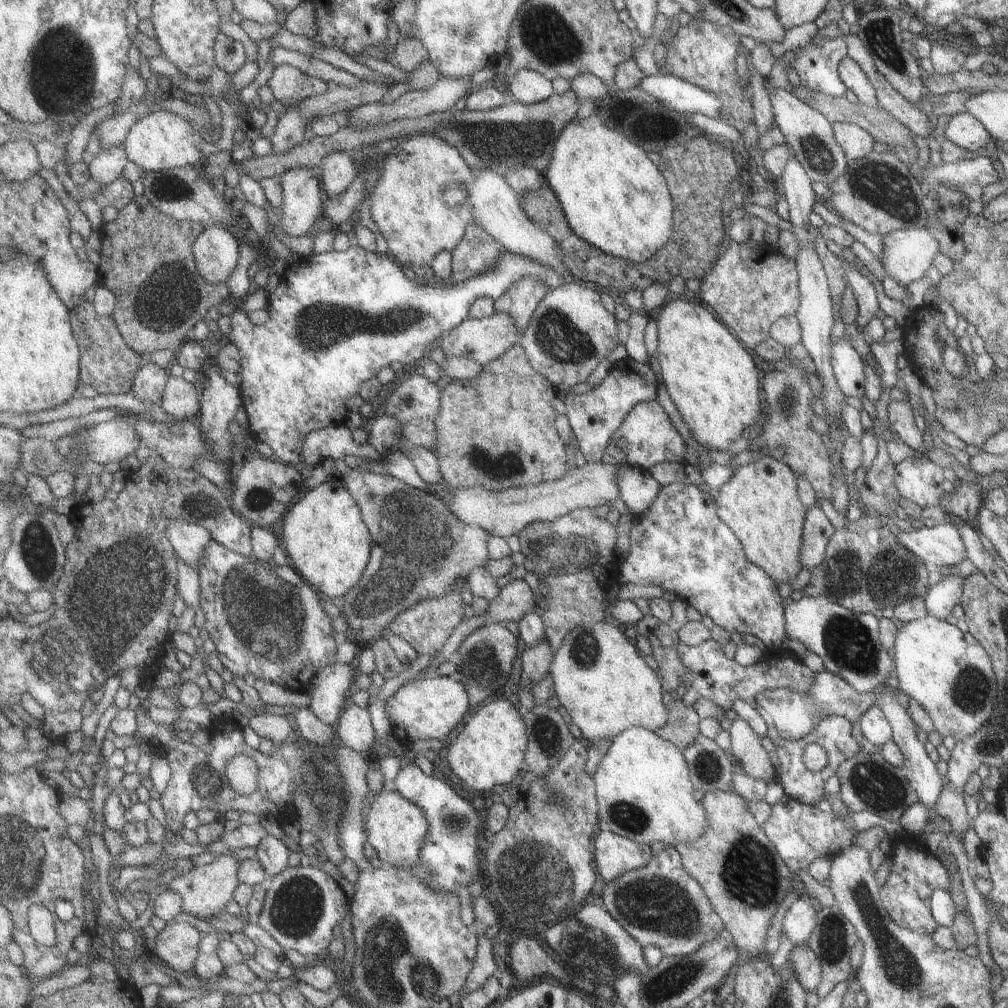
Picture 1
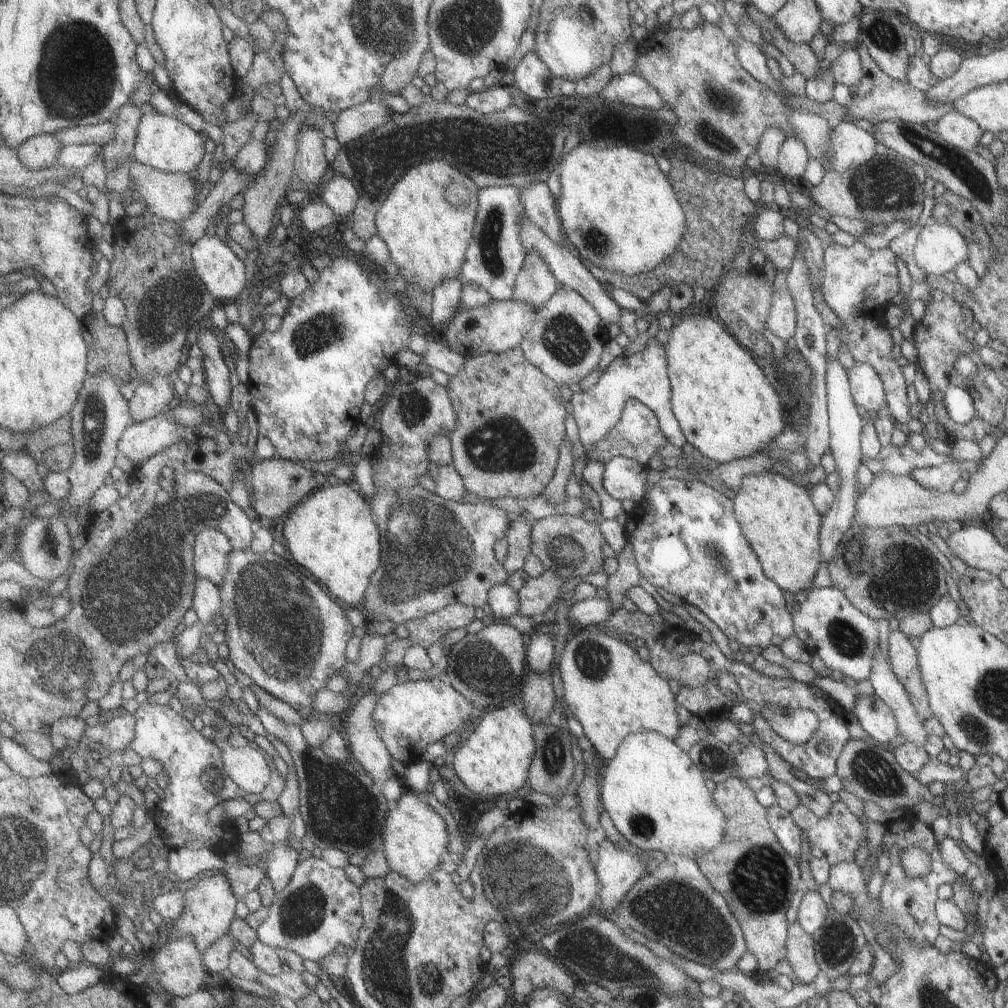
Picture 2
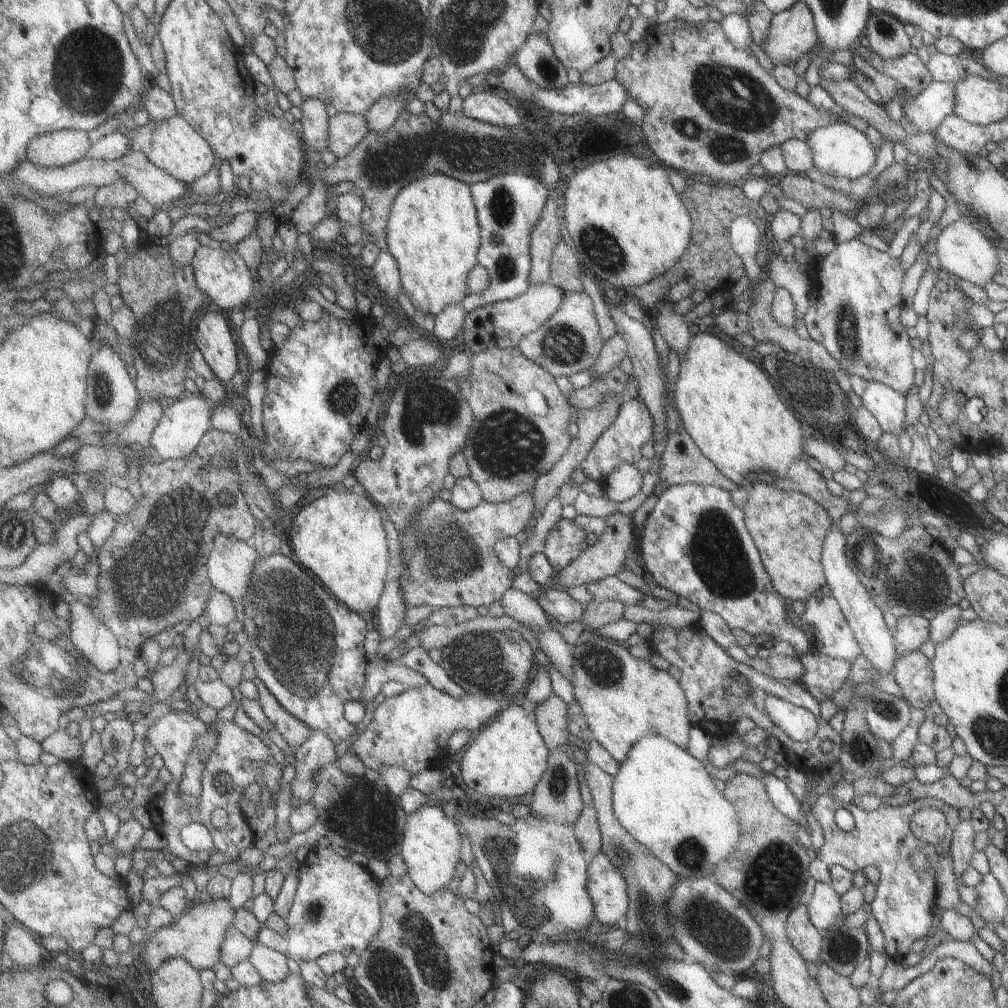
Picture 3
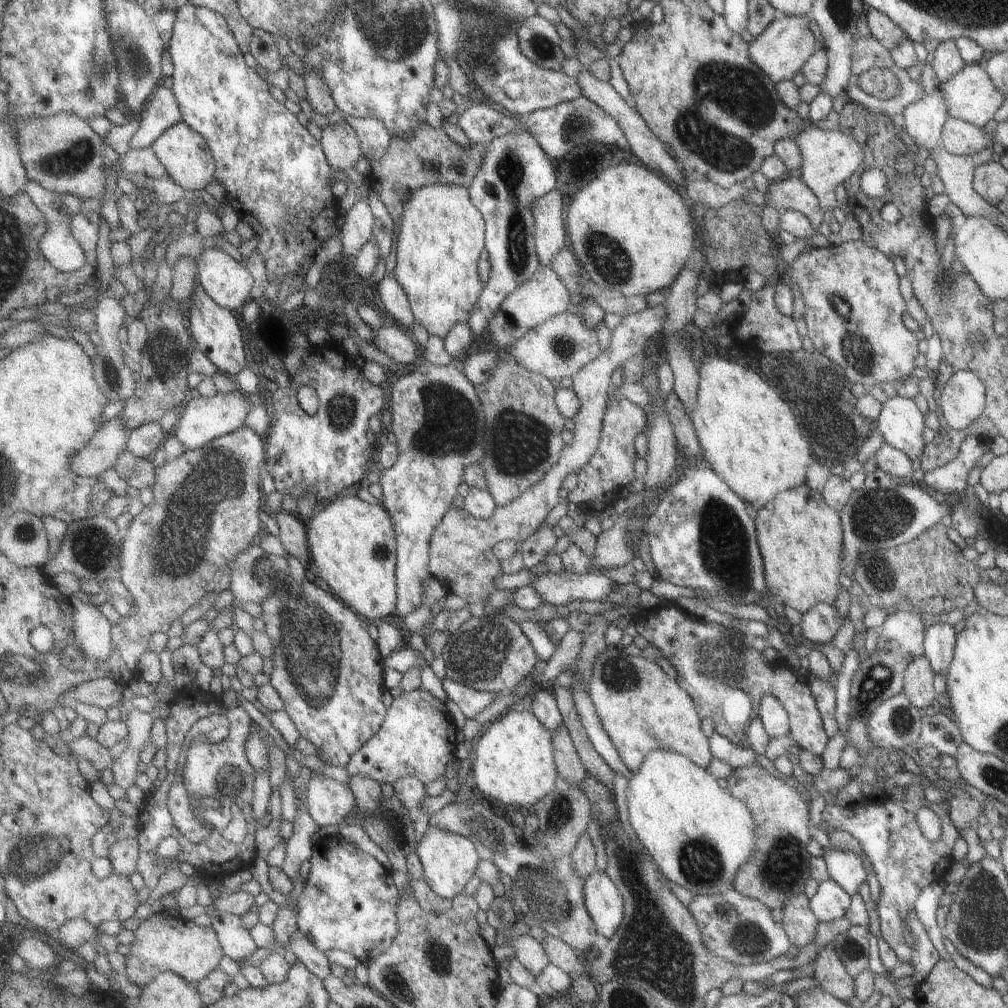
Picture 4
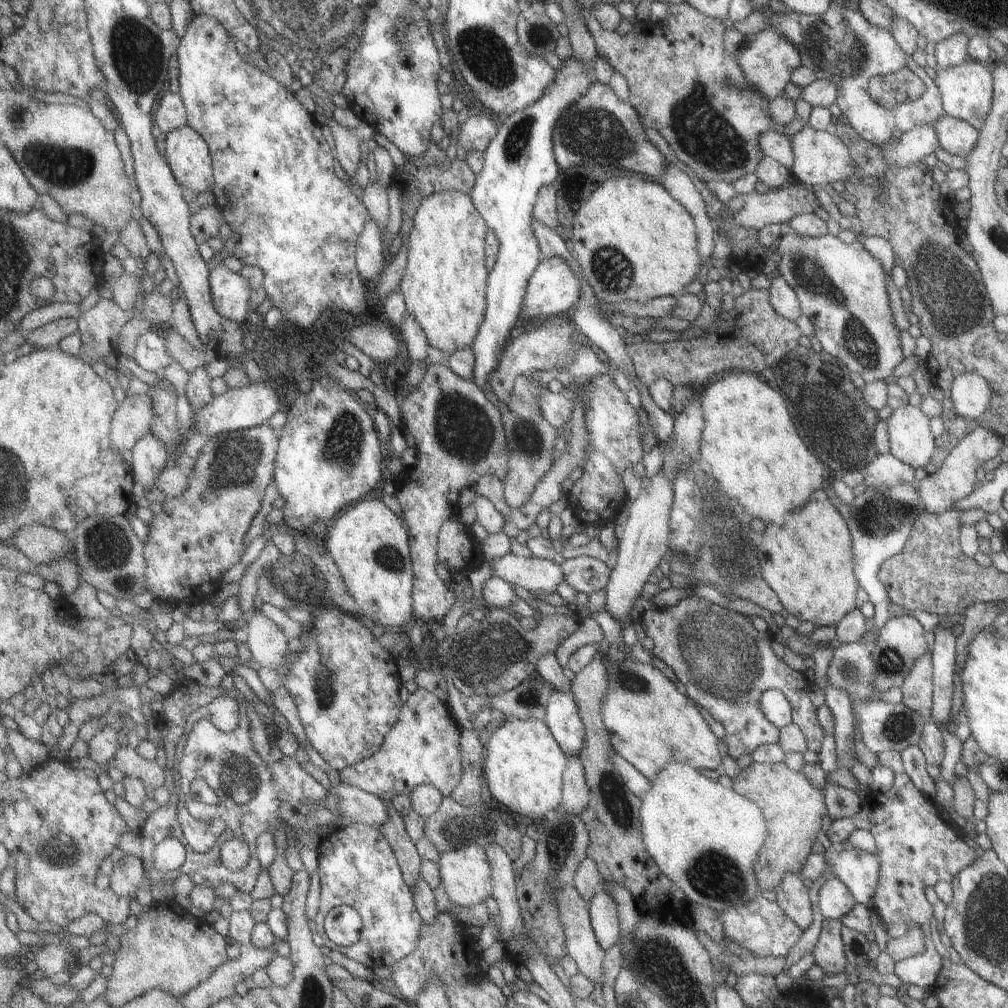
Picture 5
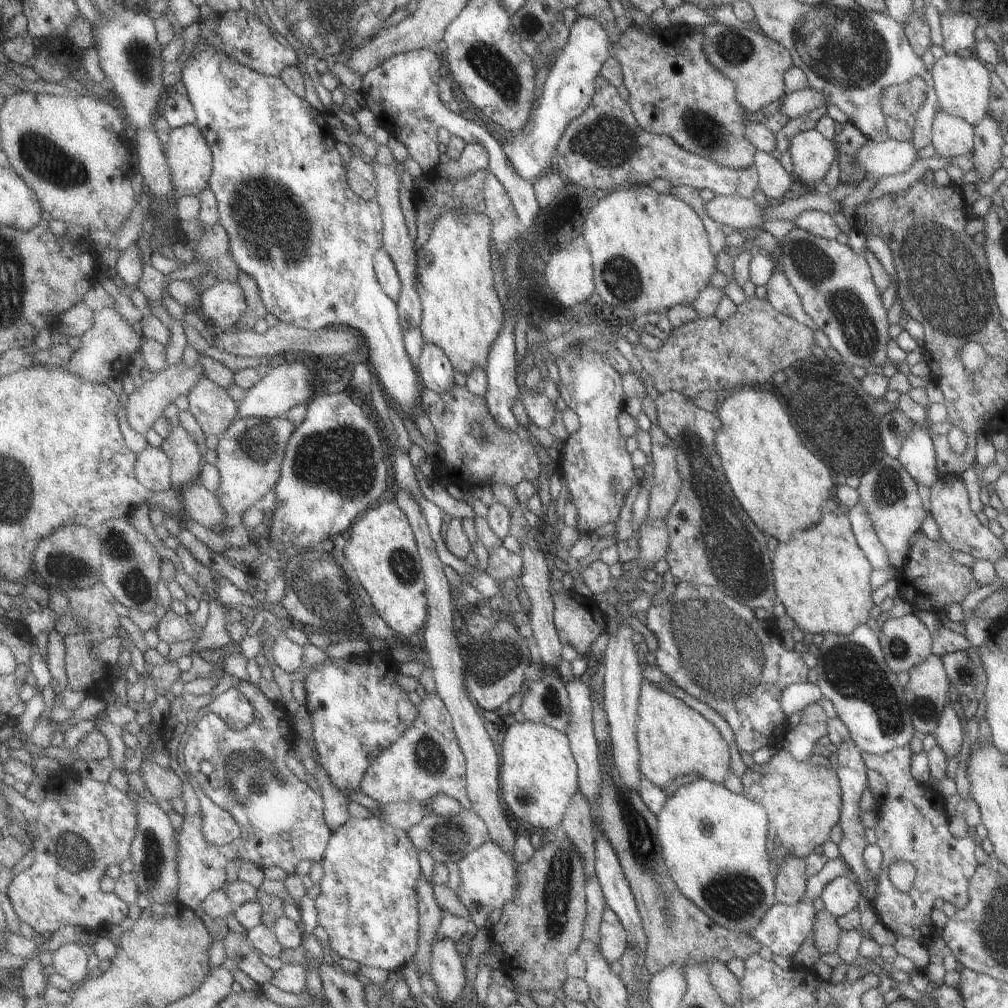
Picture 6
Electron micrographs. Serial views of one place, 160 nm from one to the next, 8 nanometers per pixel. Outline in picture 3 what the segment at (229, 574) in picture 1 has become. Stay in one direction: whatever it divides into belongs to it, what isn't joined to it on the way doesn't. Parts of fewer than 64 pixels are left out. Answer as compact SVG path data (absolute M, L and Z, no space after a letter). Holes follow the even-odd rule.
M276 553L266 558L259 558L259 560L255 562L255 568L253 568L253 572L251 572L249 576L251 576L251 580L249 580L249 591L240 599L240 602L244 608L244 620L242 621L244 632L249 638L249 642L247 643L249 645L244 648L247 648L251 654L250 662L256 669L256 677L263 680L263 684L269 688L269 692L279 700L279 703L285 710L297 716L299 720L307 722L313 733L320 731L328 738L331 738L335 743L339 743L339 740L345 740L345 738L353 736L355 730L357 730L357 726L351 724L351 722L345 718L345 704L350 700L359 701L364 696L365 676L368 673L369 664L367 656L365 656L365 636L367 636L365 616L349 609L343 602L331 596L325 587L321 588L319 579L313 576L302 565L295 562L293 557L287 558L287 556Z

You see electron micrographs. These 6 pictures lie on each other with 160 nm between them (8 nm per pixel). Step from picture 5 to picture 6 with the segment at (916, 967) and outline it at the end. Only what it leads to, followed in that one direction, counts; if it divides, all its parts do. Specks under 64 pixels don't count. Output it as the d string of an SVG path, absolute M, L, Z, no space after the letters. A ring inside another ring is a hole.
M908 745L895 747L882 755L860 753L866 768L883 776L887 790L879 801L875 844L882 854L876 874L876 895L872 906L877 919L897 937L911 937L928 943L933 927L929 921L932 904L937 898L950 902L956 909L966 903L968 880L978 865L973 856L975 842L970 837L955 838L947 827L944 799L929 784L919 784L909 770L911 749ZM902 860L910 862L916 875L907 892L895 890L887 878L888 864Z

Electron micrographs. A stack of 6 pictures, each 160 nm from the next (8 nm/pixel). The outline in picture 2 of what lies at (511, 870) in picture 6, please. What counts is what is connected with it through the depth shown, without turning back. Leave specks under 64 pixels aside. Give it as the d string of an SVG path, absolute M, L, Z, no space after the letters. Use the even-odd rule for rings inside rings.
M415 792L403 794L389 808L383 826L382 851L390 868L401 876L413 882L423 882L428 880L429 876L438 874L441 862L448 859L449 842L451 836L445 818L425 800L421 800Z

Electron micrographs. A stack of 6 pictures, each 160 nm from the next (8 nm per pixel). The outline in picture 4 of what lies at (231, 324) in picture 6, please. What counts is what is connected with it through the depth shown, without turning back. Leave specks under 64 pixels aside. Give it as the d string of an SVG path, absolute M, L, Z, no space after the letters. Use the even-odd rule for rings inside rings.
M209 248L202 250L197 260L197 283L222 308L241 312L251 301L256 281L245 261L231 258L223 250Z

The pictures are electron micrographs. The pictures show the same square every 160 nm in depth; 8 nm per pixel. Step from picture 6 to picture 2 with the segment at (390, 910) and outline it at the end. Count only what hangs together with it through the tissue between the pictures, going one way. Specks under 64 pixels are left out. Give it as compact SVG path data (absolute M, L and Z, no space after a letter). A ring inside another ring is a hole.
M321 858L300 862L285 890L277 893L264 922L257 928L260 942L295 952L317 962L344 945L354 949L364 928L363 897L343 868L333 868Z

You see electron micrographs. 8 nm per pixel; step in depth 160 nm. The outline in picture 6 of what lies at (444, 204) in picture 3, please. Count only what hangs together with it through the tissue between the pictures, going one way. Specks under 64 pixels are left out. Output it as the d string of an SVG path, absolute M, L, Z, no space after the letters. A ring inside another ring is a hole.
M443 211L433 227L429 240L417 251L419 290L422 296L424 313L421 330L427 343L442 348L451 359L457 372L465 375L476 368L486 368L493 343L499 338L503 330L506 306L499 298L495 276L493 276L493 262L491 262L491 246L493 221L487 213L466 213L465 211Z

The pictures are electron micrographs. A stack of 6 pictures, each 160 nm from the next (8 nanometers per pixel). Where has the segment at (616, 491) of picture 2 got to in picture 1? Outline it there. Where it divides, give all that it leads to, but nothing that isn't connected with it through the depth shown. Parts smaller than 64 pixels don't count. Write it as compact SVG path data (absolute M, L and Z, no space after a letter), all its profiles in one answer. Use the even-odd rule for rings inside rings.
M628 464L621 465L619 476L622 499L629 512L635 516L646 514L653 508L655 498L659 498L659 492L663 486L655 480L649 469L633 467Z

